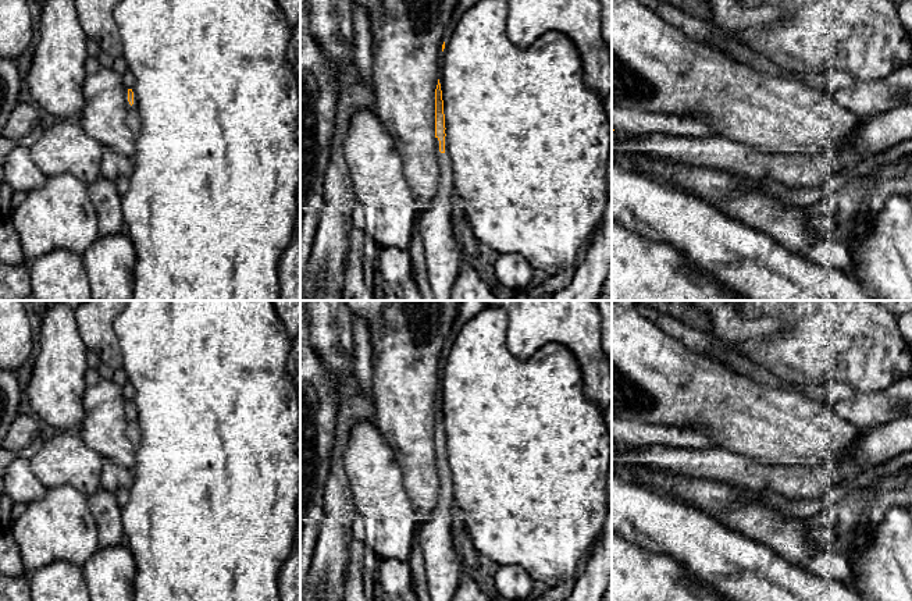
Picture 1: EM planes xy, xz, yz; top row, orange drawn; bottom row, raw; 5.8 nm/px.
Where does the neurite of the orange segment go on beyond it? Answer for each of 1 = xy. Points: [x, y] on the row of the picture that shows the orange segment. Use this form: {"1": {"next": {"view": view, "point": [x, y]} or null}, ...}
{"1": {"next": {"view": "xy", "point": [125, 93]}}}

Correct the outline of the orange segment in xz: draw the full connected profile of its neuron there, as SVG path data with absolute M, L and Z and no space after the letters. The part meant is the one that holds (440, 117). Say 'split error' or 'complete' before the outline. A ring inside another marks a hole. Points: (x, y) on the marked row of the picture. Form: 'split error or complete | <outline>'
split error | M438 79L435 89L435 150L439 166L438 195L418 221L428 282L435 300L450 300L453 284L463 266L462 250L453 237L448 210L450 193L455 191L455 179L445 129L443 100Z

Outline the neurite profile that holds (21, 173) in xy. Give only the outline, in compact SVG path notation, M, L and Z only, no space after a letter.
M15 146L4 163L4 181L25 193L42 188L47 177L32 161L29 149Z

